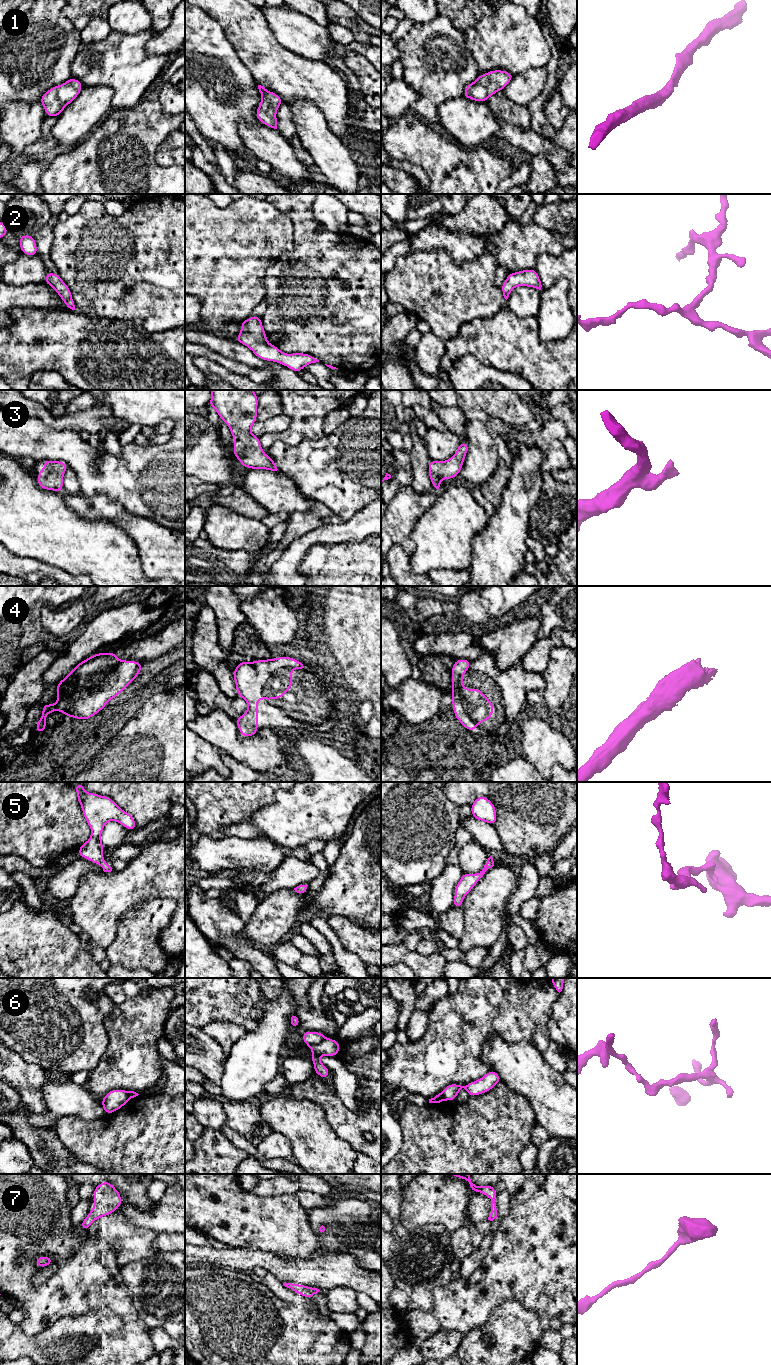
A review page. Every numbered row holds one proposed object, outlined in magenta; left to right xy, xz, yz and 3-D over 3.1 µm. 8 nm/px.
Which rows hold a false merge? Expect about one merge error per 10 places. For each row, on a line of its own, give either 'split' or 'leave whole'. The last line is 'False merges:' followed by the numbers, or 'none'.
1: leave whole
2: leave whole
3: leave whole
4: leave whole
5: leave whole
6: split
7: leave whole
False merges: 6

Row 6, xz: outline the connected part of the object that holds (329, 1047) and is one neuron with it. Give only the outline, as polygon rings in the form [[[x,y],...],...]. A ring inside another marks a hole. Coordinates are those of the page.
[[[325,1038],[318,1044],[310,1045],[309,1048],[313,1052],[310,1058],[314,1064],[314,1073],[318,1074],[323,1079],[327,1079],[330,1070],[320,1062],[320,1056],[337,1056],[340,1051],[339,1042],[334,1039]]]

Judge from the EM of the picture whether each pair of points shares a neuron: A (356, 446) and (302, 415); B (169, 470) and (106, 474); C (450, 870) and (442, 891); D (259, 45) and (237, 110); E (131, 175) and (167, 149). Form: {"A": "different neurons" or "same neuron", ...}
{"A": "different neurons", "B": "same neuron", "C": "same neuron", "D": "different neurons", "E": "different neurons"}

